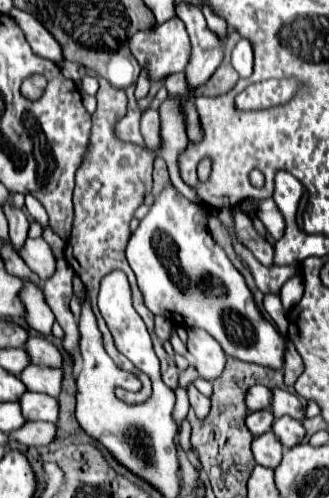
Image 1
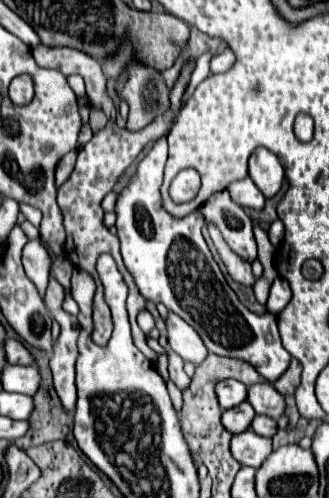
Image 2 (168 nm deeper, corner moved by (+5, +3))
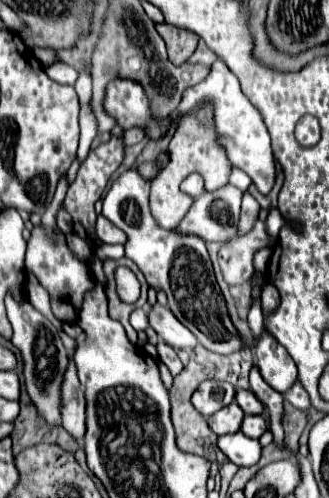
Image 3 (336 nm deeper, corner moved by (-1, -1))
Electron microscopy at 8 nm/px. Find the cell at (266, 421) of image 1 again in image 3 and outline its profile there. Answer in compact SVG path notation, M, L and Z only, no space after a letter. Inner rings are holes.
M230 403L224 409L220 409L220 411L216 411L214 415L208 417L208 427L216 435L236 433L240 429L240 425L242 425L242 415L244 415L244 411L236 403Z

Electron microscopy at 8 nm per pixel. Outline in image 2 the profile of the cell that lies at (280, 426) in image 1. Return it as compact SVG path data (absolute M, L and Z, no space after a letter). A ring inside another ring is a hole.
M256 415L250 429L262 437L274 437L278 433L278 423L266 415Z

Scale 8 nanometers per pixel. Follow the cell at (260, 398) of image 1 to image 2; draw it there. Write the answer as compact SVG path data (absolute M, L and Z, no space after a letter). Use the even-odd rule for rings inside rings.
M224 379L216 385L216 395L224 409L232 409L248 399L248 387L236 379Z

